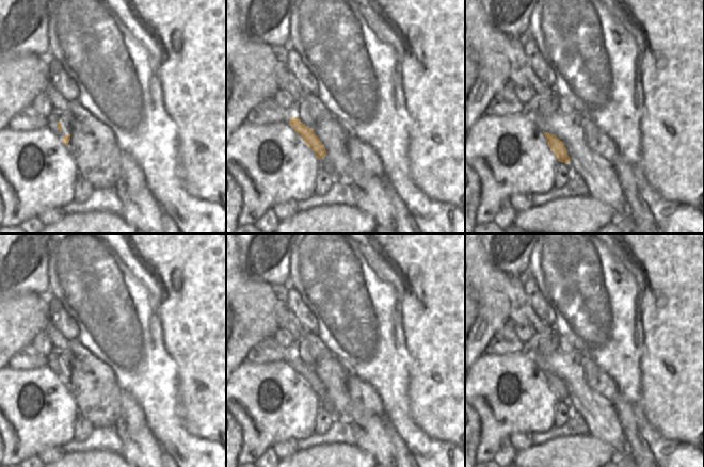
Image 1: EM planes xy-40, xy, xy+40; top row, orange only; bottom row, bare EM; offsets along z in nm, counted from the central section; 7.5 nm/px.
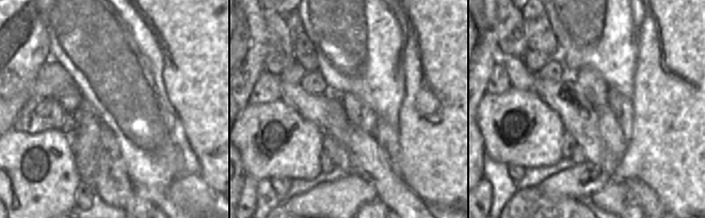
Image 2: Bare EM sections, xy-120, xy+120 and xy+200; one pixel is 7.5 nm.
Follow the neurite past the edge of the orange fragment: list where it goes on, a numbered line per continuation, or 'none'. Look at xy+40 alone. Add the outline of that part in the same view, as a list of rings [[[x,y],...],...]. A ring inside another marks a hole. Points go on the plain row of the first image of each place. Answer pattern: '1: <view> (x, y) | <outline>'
none

